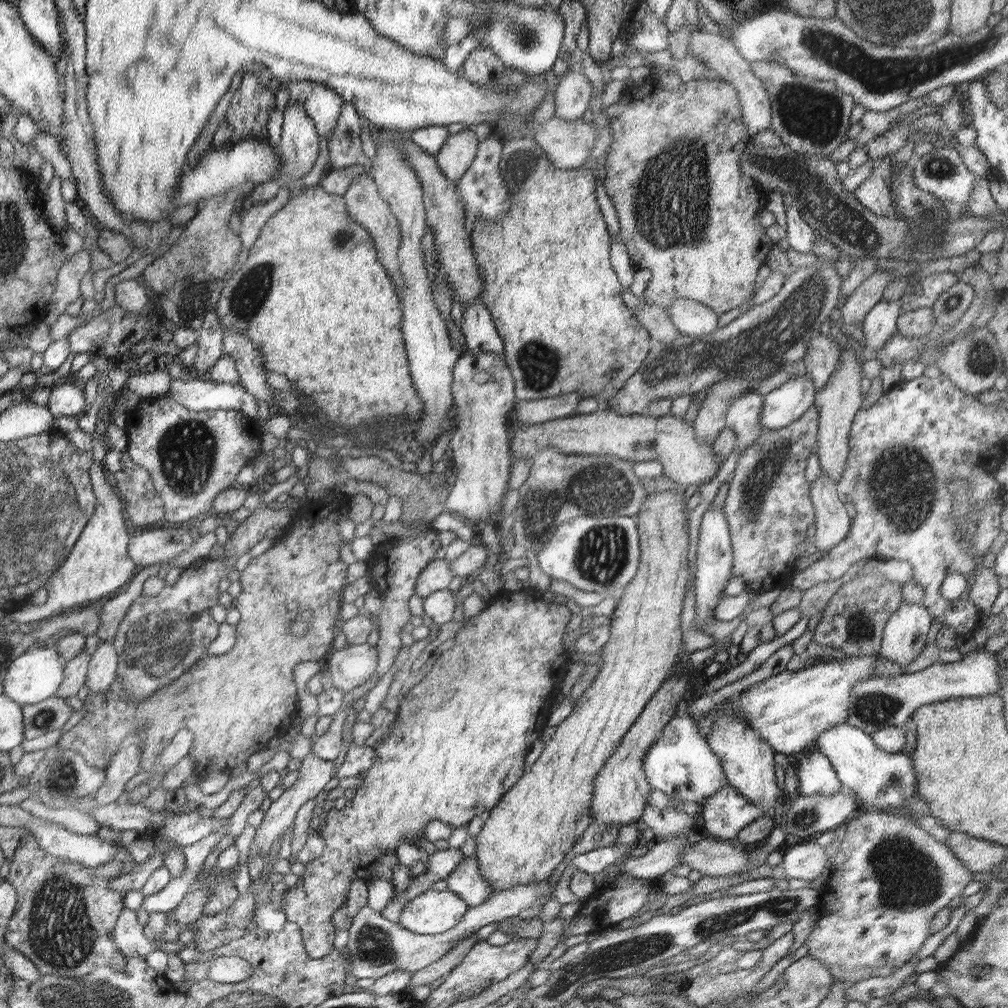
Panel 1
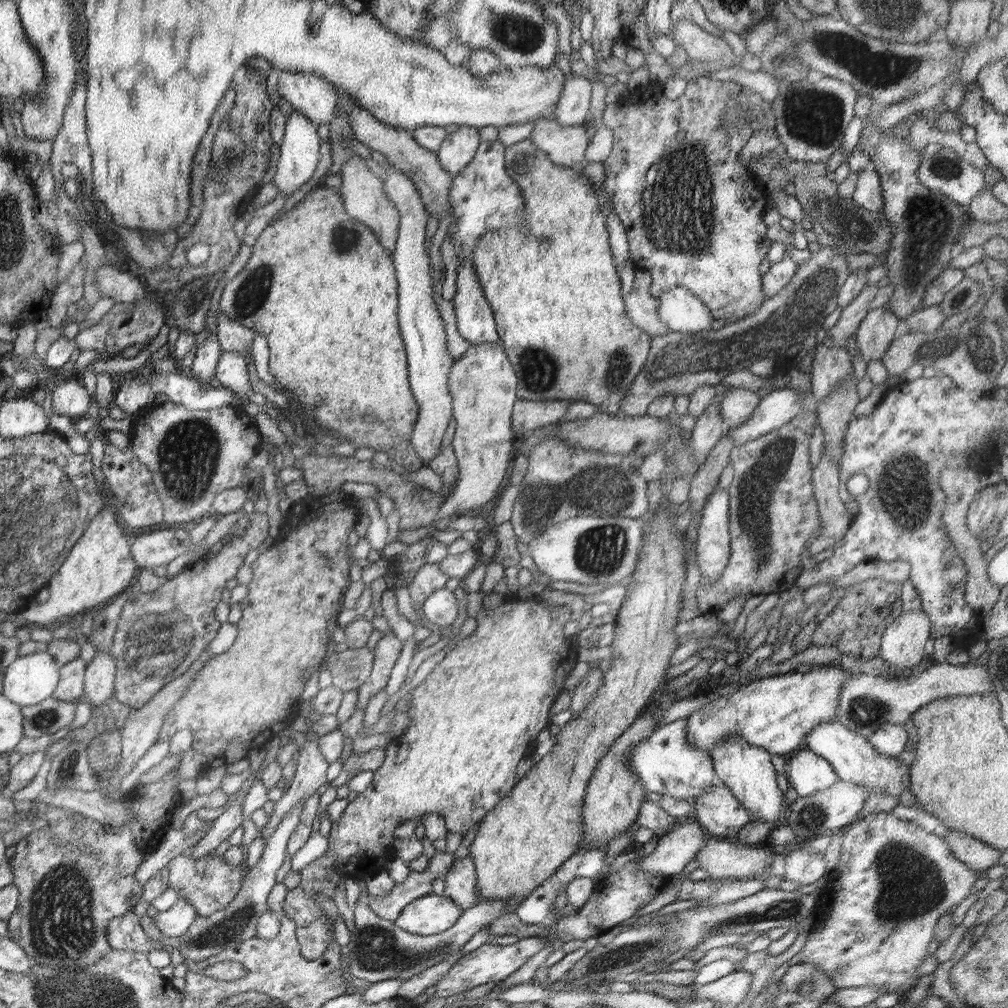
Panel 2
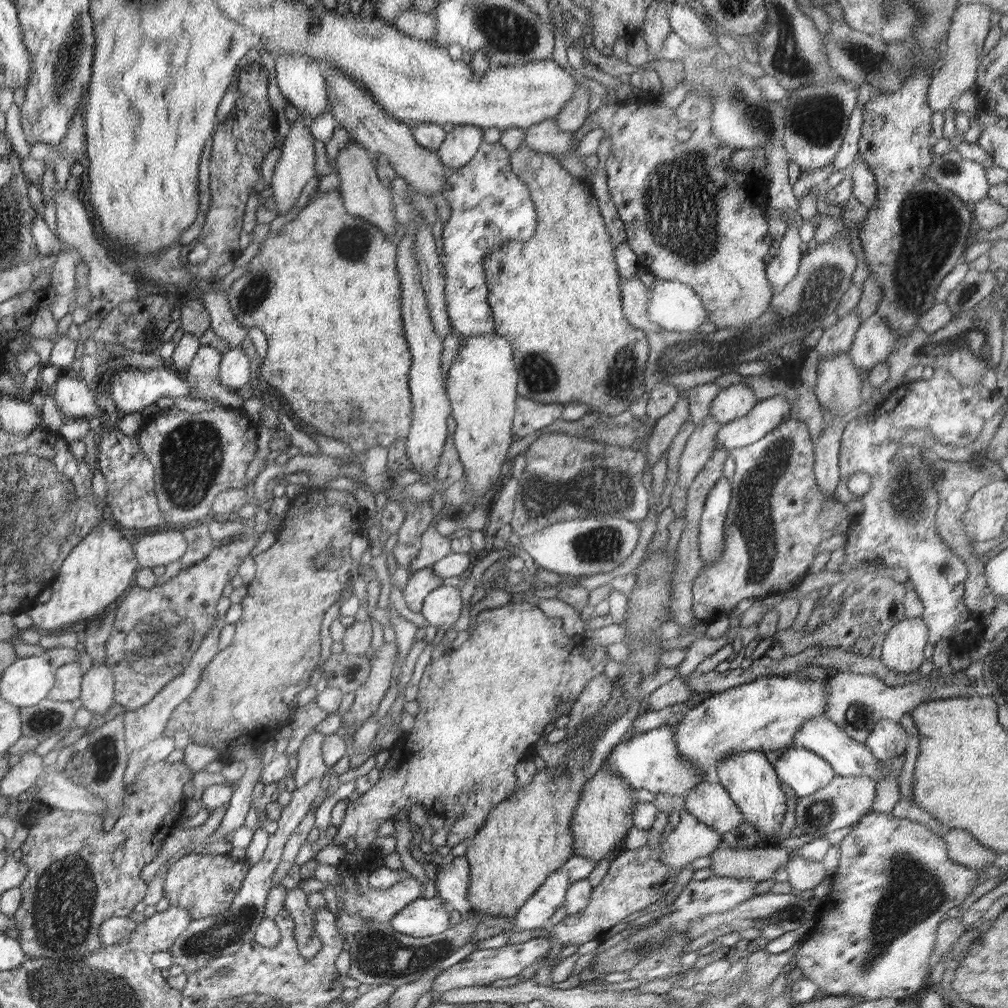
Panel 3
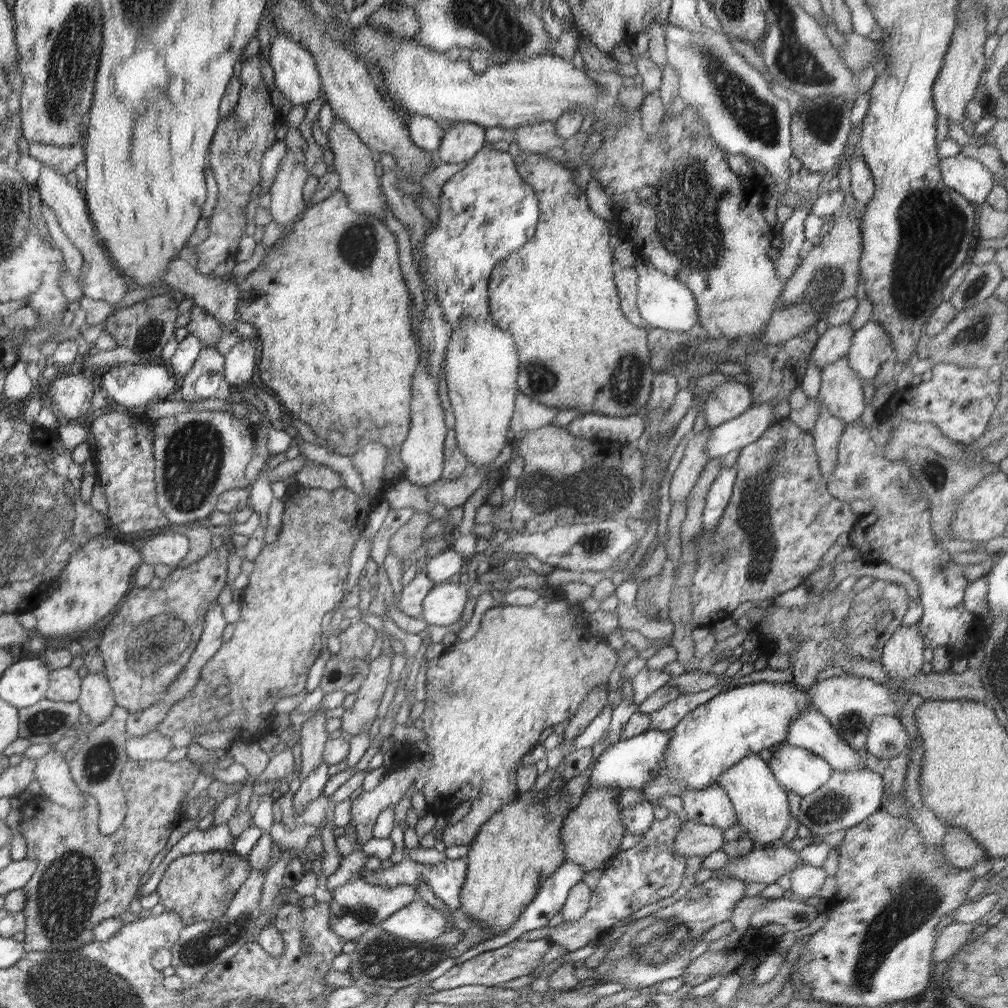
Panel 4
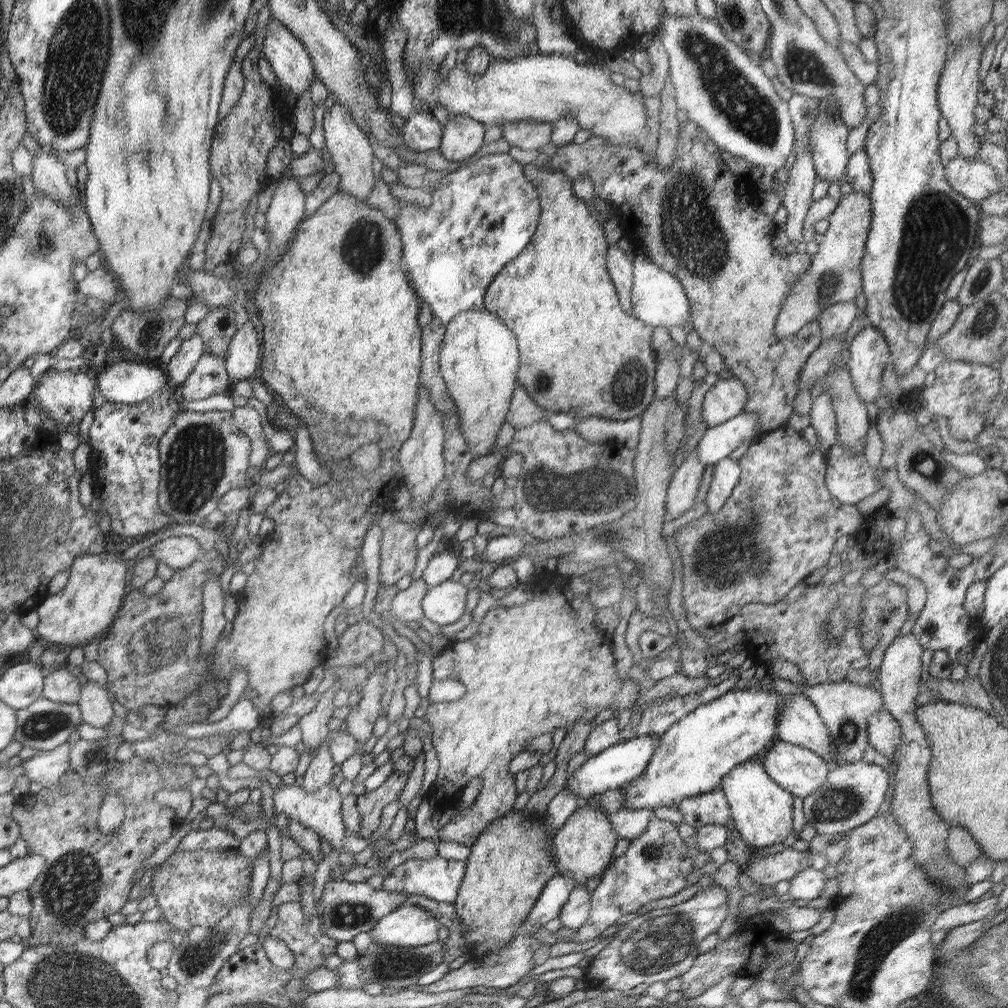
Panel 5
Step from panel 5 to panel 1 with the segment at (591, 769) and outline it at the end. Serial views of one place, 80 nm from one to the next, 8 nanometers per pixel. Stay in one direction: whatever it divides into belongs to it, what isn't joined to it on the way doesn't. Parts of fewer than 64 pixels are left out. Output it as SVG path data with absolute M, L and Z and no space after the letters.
M689 714L674 716L664 727L661 737L648 749L644 760L644 774L654 790L661 790L672 799L702 803L722 790L729 780L722 772L720 757L712 752Z

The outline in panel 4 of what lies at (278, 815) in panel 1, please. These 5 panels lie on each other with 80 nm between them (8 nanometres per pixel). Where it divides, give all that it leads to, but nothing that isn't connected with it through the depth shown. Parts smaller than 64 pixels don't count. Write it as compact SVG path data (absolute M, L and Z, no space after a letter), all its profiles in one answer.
M316 714L302 725L302 737L298 741L302 752L302 770L297 778L300 782L316 771L323 761L325 742L329 739L329 732L325 729L326 721L324 715Z

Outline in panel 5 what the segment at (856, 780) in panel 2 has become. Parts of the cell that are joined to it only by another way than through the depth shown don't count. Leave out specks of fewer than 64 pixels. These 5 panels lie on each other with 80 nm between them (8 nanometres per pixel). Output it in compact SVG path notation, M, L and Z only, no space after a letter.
M803 693L785 697L777 722L776 736L780 741L802 746L819 754L824 761L835 758L828 727L817 708Z

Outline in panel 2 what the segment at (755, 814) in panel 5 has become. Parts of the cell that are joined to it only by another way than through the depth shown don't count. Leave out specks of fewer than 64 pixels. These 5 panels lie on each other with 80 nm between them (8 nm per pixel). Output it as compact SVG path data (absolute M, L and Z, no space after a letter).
M731 736L714 745L710 755L715 774L722 779L737 800L749 810L752 814L751 820L763 820L775 827L774 822L782 810L784 793L776 784L778 772L771 762L770 752L761 746L747 743L742 737Z

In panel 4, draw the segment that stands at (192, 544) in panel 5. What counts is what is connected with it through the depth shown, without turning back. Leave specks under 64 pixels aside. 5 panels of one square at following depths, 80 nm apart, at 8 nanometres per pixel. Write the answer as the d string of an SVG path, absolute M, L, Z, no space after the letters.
M172 528L165 534L152 536L144 542L140 548L140 554L144 556L144 564L156 567L164 564L170 567L178 567L188 555L190 542L182 531Z

